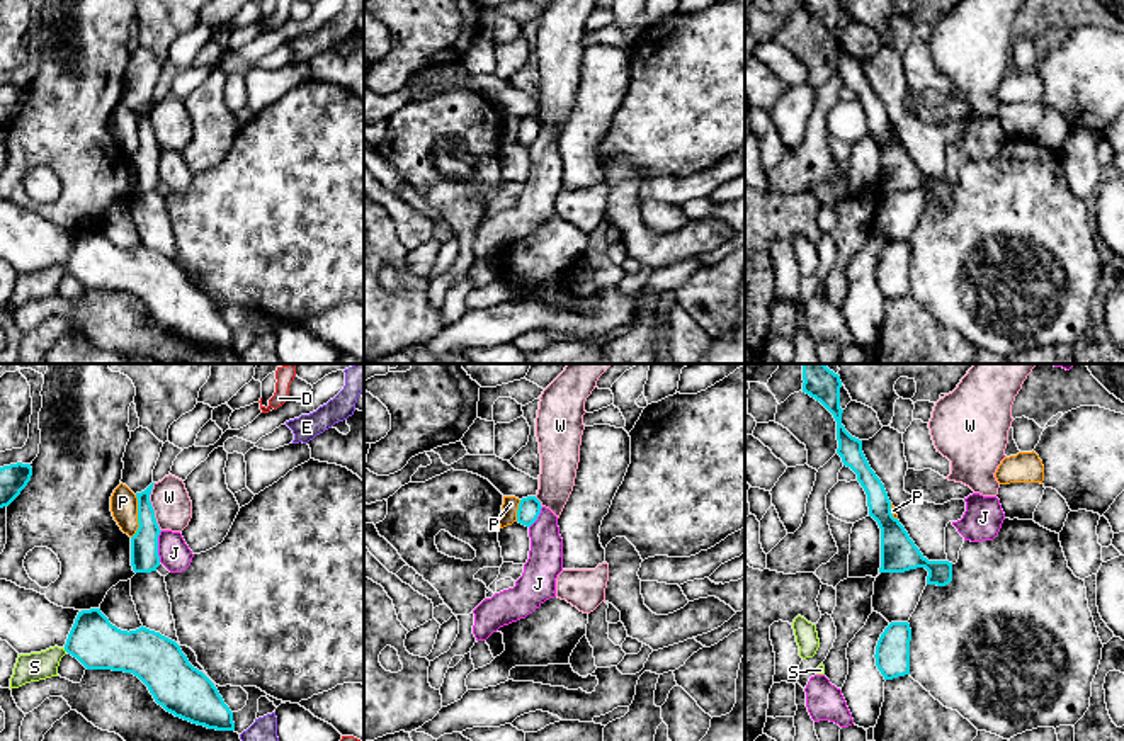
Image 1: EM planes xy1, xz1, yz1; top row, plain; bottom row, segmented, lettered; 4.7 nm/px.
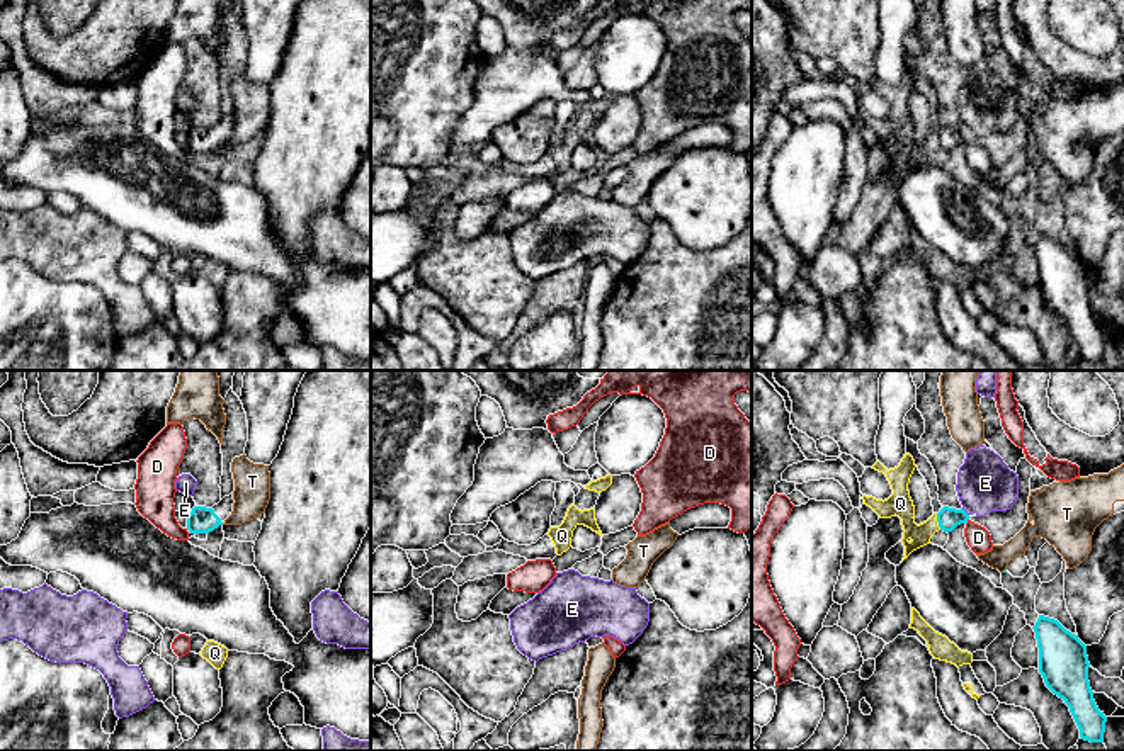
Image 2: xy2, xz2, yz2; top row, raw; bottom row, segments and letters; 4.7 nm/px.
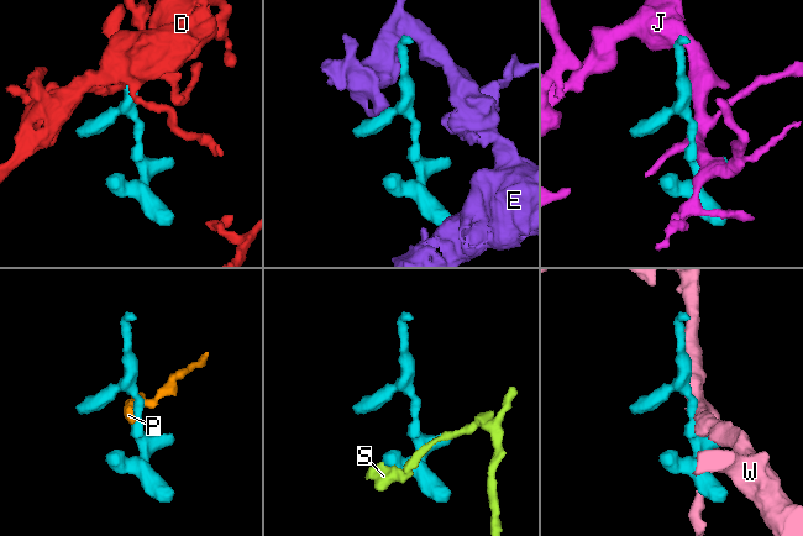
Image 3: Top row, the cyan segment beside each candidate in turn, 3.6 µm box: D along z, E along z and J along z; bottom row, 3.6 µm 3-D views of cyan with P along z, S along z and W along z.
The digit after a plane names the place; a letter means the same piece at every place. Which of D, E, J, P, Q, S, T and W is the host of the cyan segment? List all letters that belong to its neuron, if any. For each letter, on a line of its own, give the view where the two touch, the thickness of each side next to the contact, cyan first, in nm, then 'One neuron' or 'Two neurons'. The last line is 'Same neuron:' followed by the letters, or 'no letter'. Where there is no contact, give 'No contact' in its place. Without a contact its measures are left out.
D: Touches cyan in yz2. Thickness 100 nm (cyan) against 110 nm. Two neurons
E: Touches cyan in yz2. Thickness 100 nm (cyan) against 260 nm. Two neurons
J: Touches cyan in xy1. Thickness 130 nm (cyan) against 150 nm. Two neurons
P: Touches cyan in xy1. Thickness 130 nm (cyan) against 130 nm. Two neurons
Q: Touches cyan in yz2. Thickness 100 nm (cyan) against 120 nm. Two neurons
S: Touches cyan in xy1. Thickness 240 nm (cyan) against 140 nm. Two neurons
T: No contact. Two neurons
W: Touches cyan in xy1. Thickness 130 nm (cyan) against 180 nm. Two neurons
Same neuron: no letter

